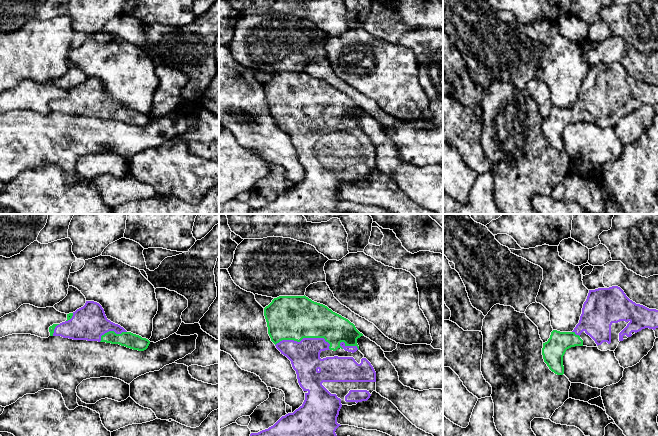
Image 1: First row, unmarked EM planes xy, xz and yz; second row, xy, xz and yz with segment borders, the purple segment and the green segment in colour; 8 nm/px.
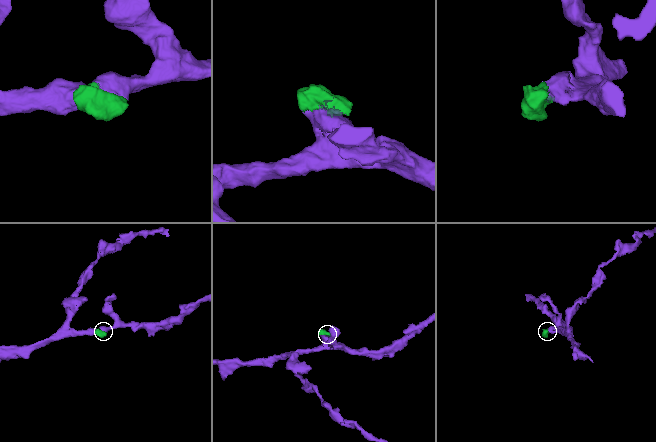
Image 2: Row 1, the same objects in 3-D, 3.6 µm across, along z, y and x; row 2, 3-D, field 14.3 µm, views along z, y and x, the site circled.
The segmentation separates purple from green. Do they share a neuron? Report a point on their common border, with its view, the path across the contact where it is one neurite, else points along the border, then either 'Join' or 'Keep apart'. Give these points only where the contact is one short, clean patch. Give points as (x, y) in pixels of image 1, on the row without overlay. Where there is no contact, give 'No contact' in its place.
Touches purple at xz (305, 114). Join

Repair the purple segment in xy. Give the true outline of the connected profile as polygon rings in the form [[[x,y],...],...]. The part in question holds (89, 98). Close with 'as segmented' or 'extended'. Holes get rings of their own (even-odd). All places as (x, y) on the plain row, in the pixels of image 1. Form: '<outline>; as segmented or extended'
[[[86,77],[85,81],[73,89],[67,90],[67,96],[60,100],[49,103],[50,112],[61,112],[73,116],[87,116],[119,120],[127,124],[144,127],[148,124],[150,117],[139,111],[127,108],[123,103],[107,95],[102,82],[94,77]]]; extended

